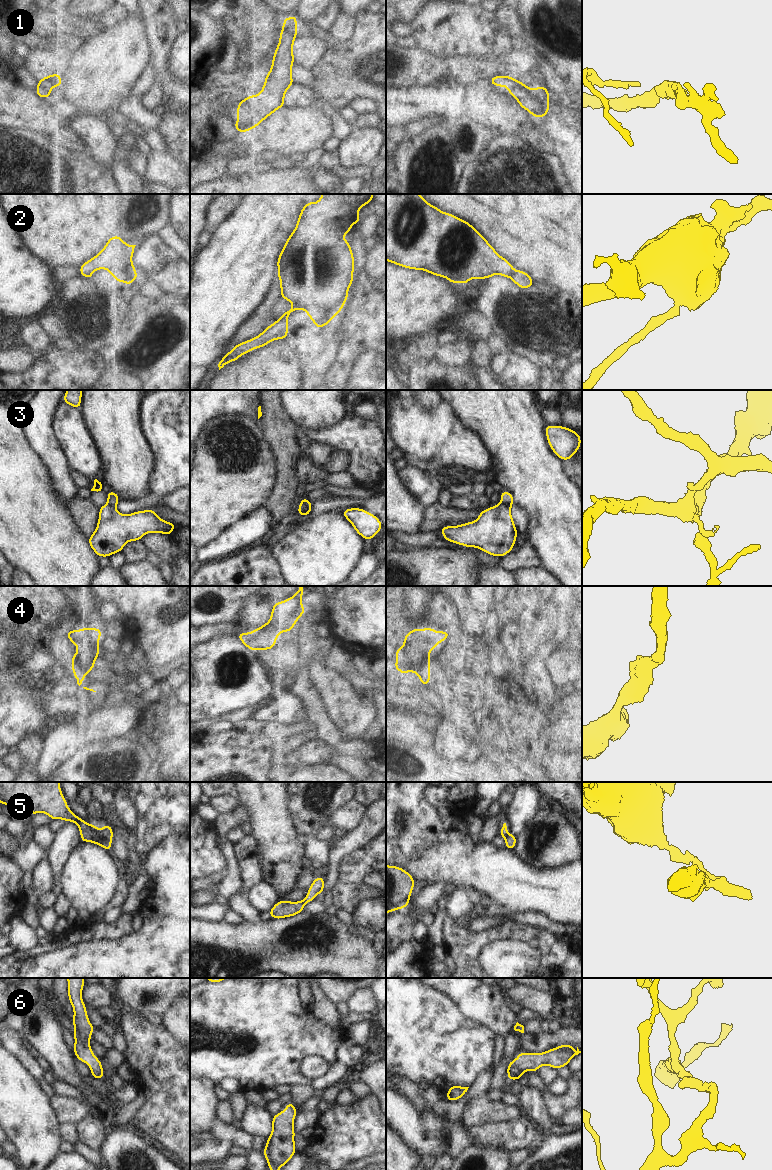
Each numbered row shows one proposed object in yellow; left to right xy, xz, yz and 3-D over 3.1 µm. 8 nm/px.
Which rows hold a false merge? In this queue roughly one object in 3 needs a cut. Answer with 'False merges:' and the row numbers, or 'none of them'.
False merges: 2, 3, 5

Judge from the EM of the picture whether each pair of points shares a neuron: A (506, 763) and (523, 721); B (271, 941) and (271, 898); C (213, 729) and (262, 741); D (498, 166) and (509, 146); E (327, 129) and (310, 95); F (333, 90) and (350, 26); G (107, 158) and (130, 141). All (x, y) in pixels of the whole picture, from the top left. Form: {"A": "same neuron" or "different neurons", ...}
{"A": "different neurons", "B": "different neurons", "C": "different neurons", "D": "same neuron", "E": "different neurons", "F": "different neurons", "G": "different neurons"}

